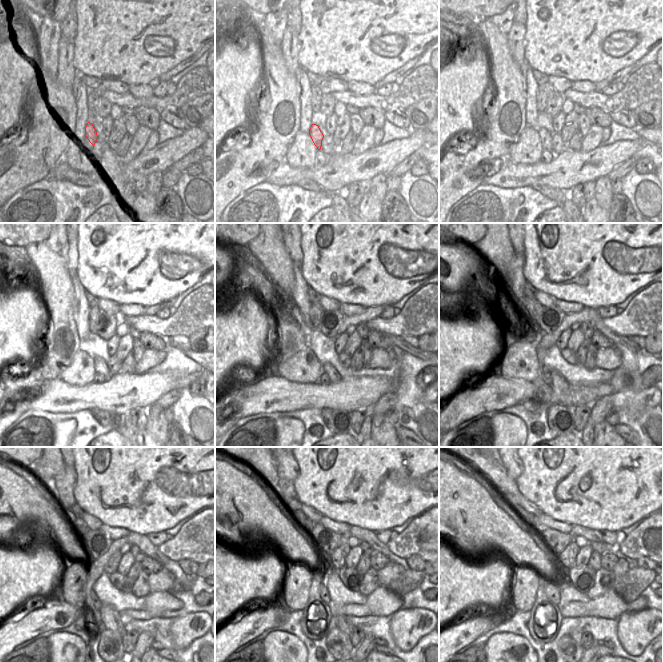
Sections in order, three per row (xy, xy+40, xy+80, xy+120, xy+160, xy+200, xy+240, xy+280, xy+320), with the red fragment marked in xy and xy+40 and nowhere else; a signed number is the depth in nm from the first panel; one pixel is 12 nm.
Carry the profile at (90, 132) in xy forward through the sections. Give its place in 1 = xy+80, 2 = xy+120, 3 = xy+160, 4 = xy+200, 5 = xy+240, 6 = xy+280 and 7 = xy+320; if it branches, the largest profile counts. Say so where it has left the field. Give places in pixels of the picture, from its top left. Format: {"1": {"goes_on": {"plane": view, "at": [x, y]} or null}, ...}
{"1": {"goes_on": {"plane": "xy+80", "at": [546, 139]}}, "2": {"goes_on": {"plane": "xy+120", "at": [100, 365]}}, "3": {"goes_on": {"plane": "xy+160", "at": [329, 370]}}, "4": {"goes_on": {"plane": "xy+200", "at": [559, 385]}}, "5": {"goes_on": {"plane": "xy+240", "at": [113, 617]}}, "6": {"goes_on": {"plane": "xy+280", "at": [340, 622]}}, "7": {"goes_on": {"plane": "xy+320", "at": [576, 634]}}}

